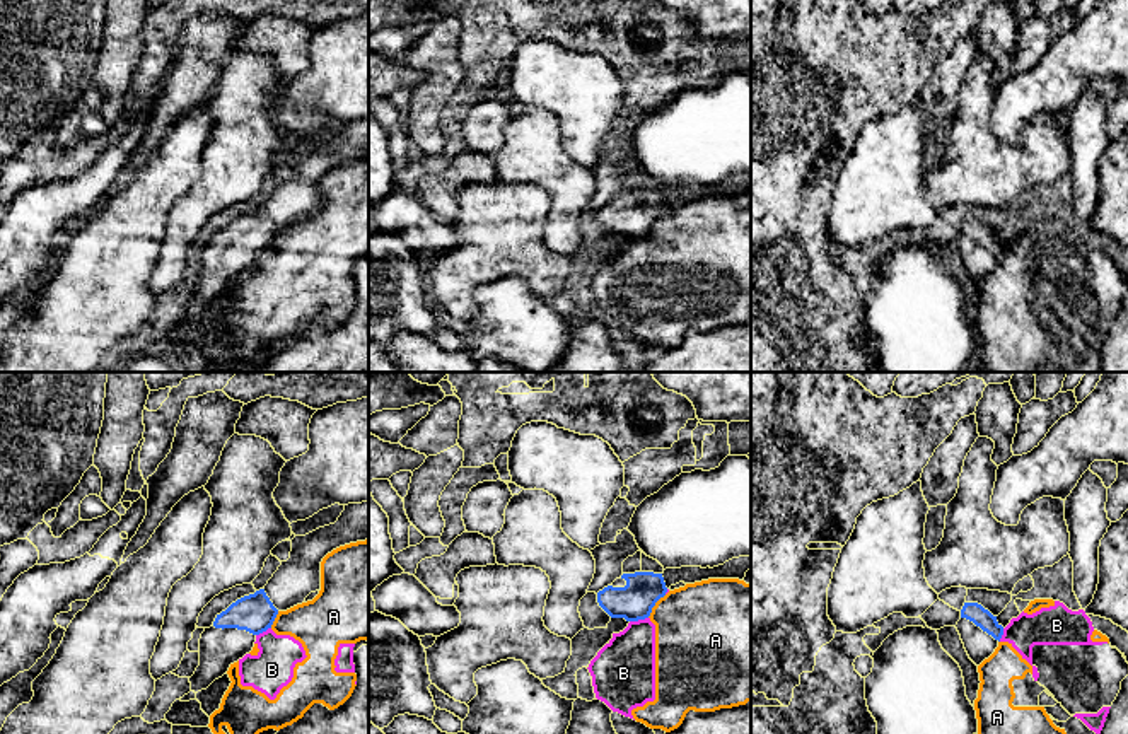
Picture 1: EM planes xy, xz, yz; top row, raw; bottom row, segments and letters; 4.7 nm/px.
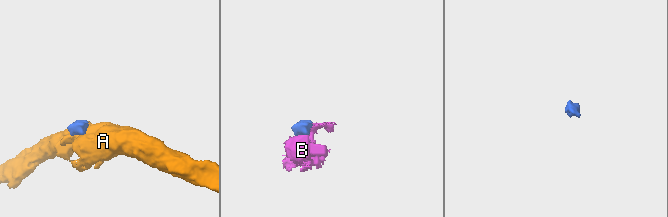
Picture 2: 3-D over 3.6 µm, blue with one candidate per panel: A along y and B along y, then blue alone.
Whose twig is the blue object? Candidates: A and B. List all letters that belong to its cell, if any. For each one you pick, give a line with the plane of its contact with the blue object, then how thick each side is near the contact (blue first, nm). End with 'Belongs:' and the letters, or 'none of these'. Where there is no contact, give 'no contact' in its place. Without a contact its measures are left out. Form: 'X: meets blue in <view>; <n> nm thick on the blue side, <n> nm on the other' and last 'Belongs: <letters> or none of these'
Belongs: none of these

